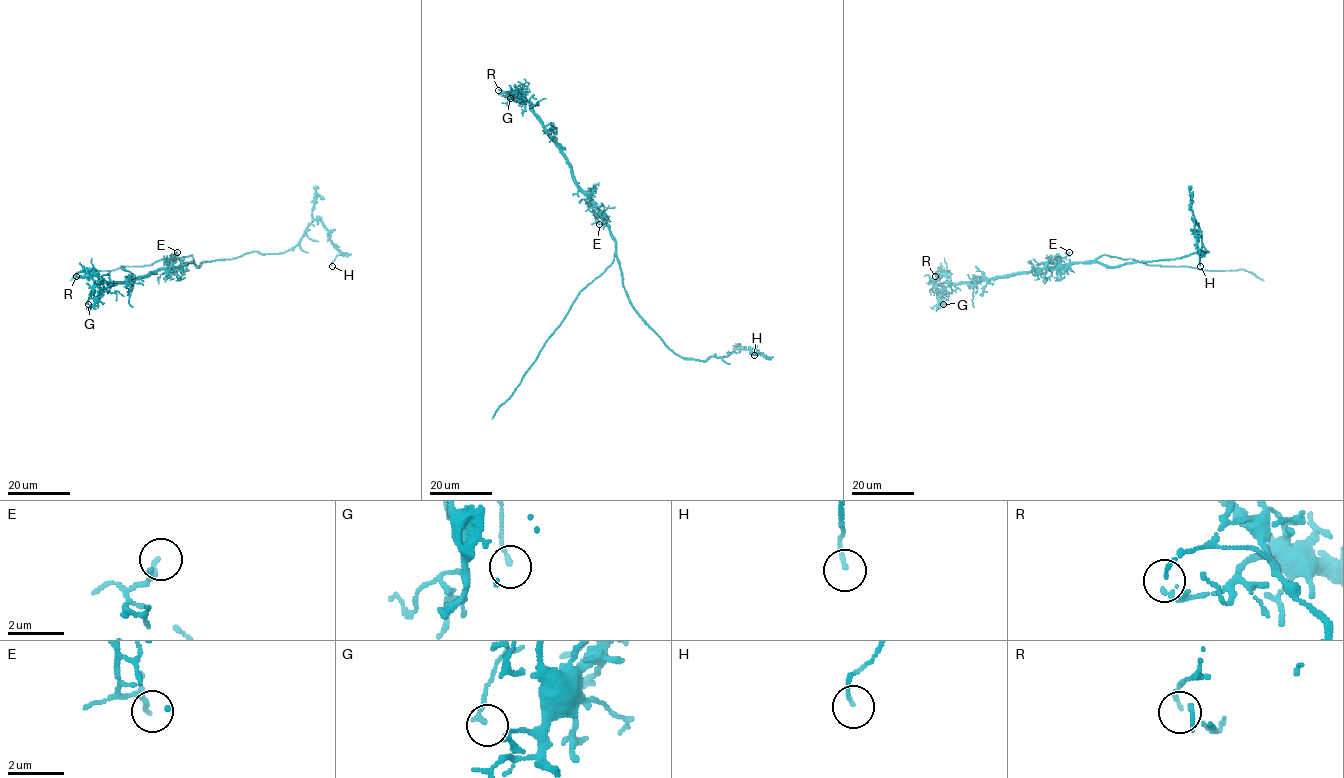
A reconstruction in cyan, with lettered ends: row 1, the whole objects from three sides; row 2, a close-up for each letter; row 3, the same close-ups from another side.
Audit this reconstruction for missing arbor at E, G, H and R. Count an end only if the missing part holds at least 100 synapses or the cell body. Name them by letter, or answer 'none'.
none

